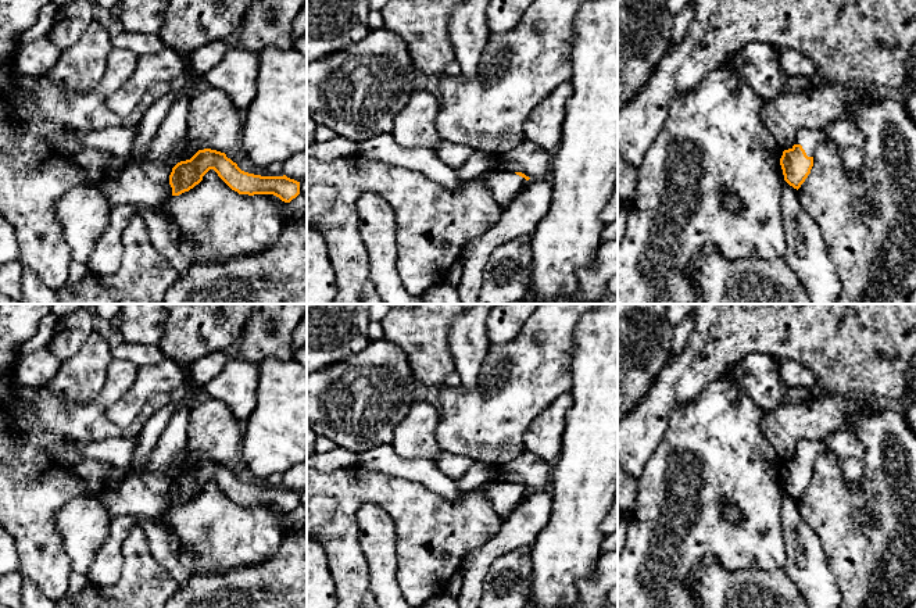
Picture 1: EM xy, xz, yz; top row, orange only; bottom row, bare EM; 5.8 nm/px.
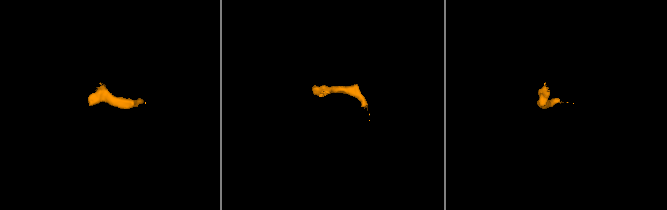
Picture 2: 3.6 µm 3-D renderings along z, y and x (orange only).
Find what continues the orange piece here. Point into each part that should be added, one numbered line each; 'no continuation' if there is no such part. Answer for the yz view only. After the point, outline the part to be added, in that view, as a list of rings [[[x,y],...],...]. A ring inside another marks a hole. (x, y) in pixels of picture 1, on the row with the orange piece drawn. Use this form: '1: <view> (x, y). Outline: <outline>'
1: yz (809, 139). Outline: [[[802,128],[797,135],[794,144],[801,144],[806,155],[812,157],[816,147],[824,140],[827,140],[827,137],[822,129]]]

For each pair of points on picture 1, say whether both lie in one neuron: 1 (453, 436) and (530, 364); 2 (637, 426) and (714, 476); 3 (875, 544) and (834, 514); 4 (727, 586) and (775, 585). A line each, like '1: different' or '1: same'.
1: same
2: different
3: same
4: same

